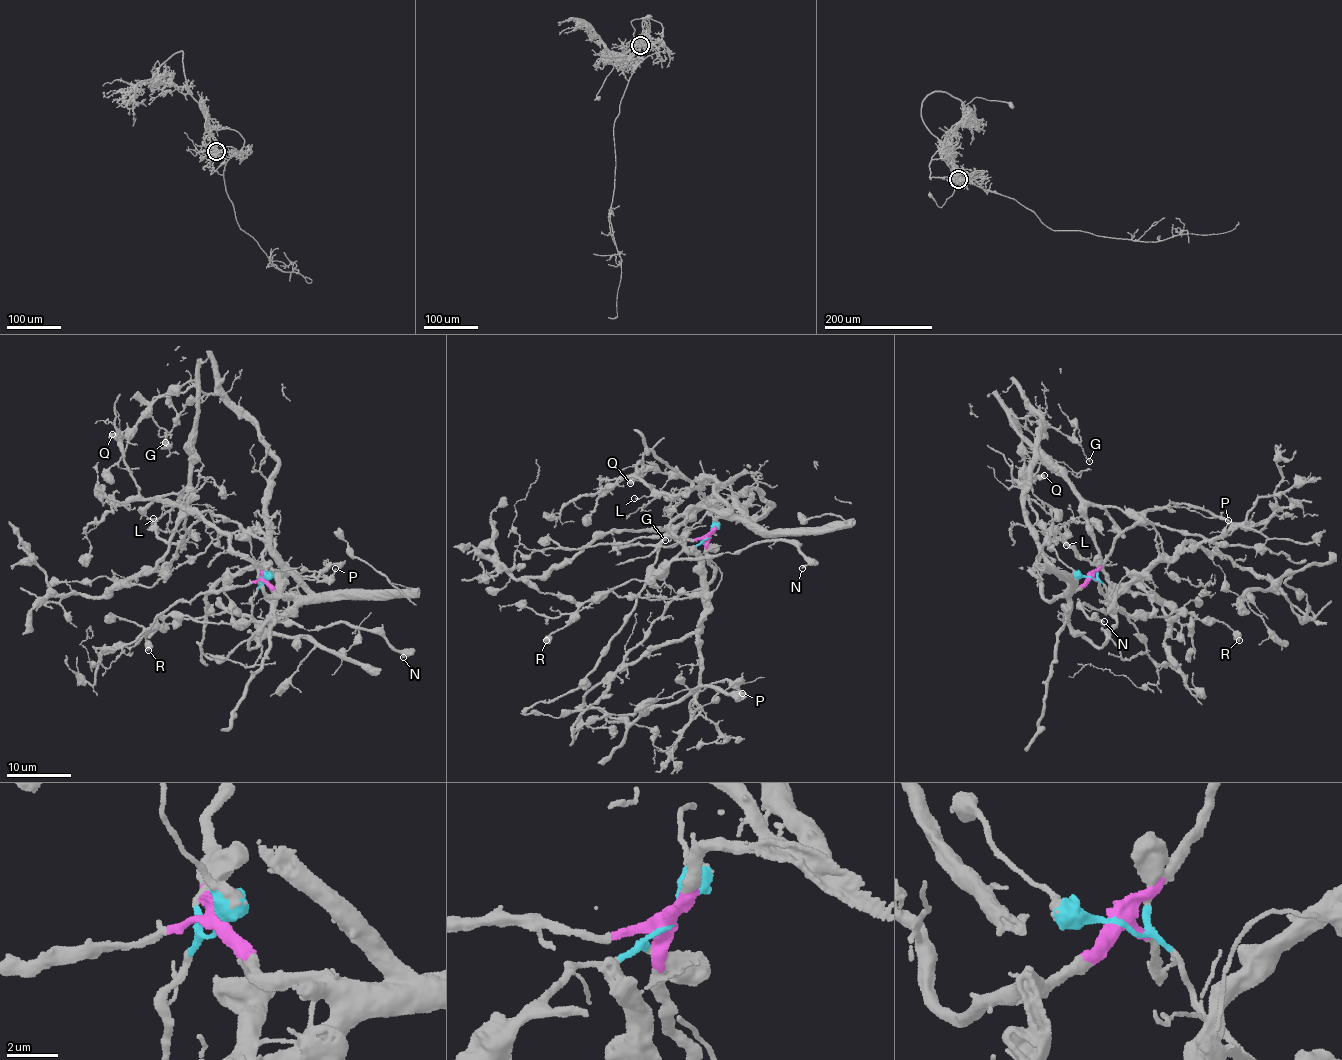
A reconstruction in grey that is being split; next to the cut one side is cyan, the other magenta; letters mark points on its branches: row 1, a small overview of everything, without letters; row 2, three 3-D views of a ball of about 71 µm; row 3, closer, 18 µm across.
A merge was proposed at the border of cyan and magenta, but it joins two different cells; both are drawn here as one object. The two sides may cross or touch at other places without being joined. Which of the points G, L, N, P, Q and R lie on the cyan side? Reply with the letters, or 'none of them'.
N, R

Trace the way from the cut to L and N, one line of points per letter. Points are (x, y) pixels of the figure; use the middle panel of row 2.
L: (709, 536), (732, 510), (712, 478), (679, 493), (634, 498)
N: (709, 536), (685, 548), (679, 559), (738, 553), (777, 539), (791, 541), (807, 562), (802, 568)

